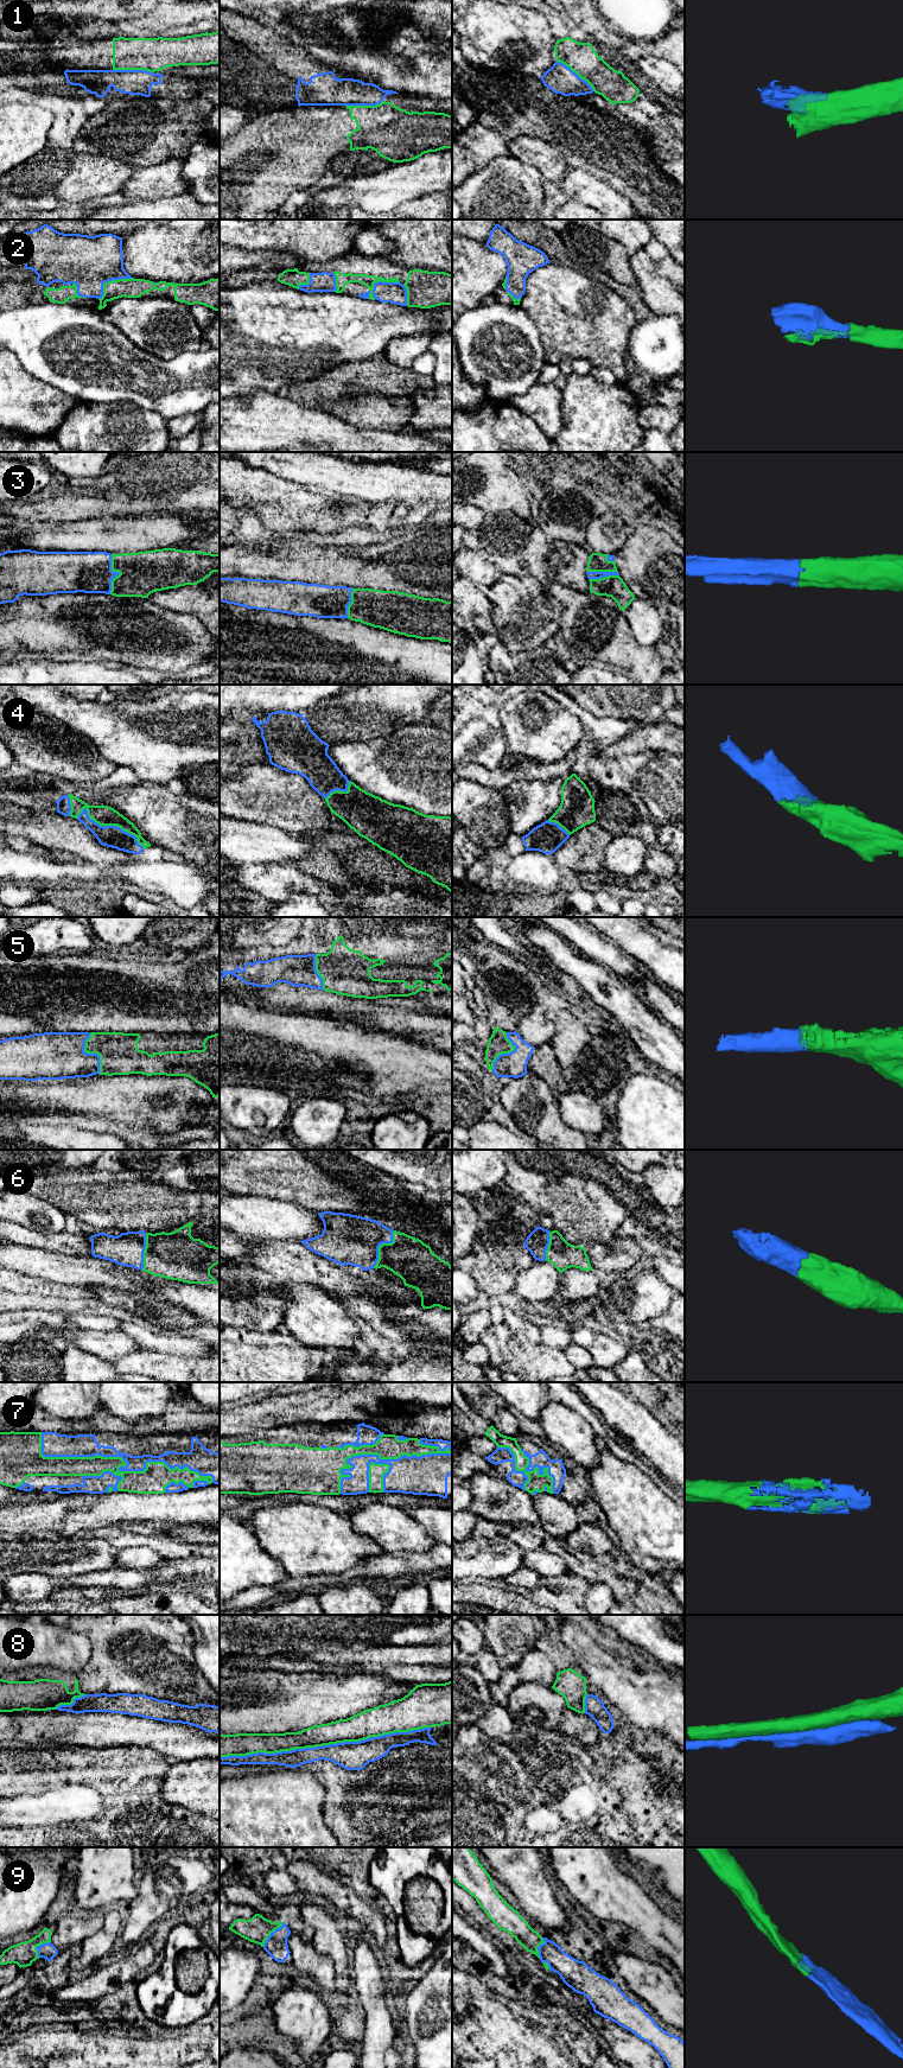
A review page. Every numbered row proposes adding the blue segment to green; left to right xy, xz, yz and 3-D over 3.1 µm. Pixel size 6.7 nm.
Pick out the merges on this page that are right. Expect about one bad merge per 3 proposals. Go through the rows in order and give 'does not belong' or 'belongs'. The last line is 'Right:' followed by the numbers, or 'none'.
1: does not belong
2: belongs
3: belongs
4: belongs
5: belongs
6: belongs
7: belongs
8: does not belong
9: belongs
Right: 2, 3, 4, 5, 6, 7, 9

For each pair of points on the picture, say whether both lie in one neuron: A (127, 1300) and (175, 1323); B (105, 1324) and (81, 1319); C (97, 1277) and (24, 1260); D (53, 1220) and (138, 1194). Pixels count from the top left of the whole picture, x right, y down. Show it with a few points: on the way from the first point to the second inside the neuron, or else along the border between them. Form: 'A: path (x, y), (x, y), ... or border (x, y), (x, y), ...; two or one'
A: path (139, 1304), (163, 1315); one
B: path (99, 1323), (87, 1322); one
C: path (80, 1271), (63, 1270), (42, 1264); one
D: border (40, 1198), (50, 1202), (64, 1214); two

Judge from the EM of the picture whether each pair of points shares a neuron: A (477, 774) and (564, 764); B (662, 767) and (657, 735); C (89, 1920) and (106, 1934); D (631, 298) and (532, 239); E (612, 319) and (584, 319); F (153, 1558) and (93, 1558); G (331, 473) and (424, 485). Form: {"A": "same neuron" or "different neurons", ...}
{"A": "same neuron", "B": "different neurons", "C": "different neurons", "D": "same neuron", "E": "same neuron", "F": "same neuron", "G": "same neuron"}

